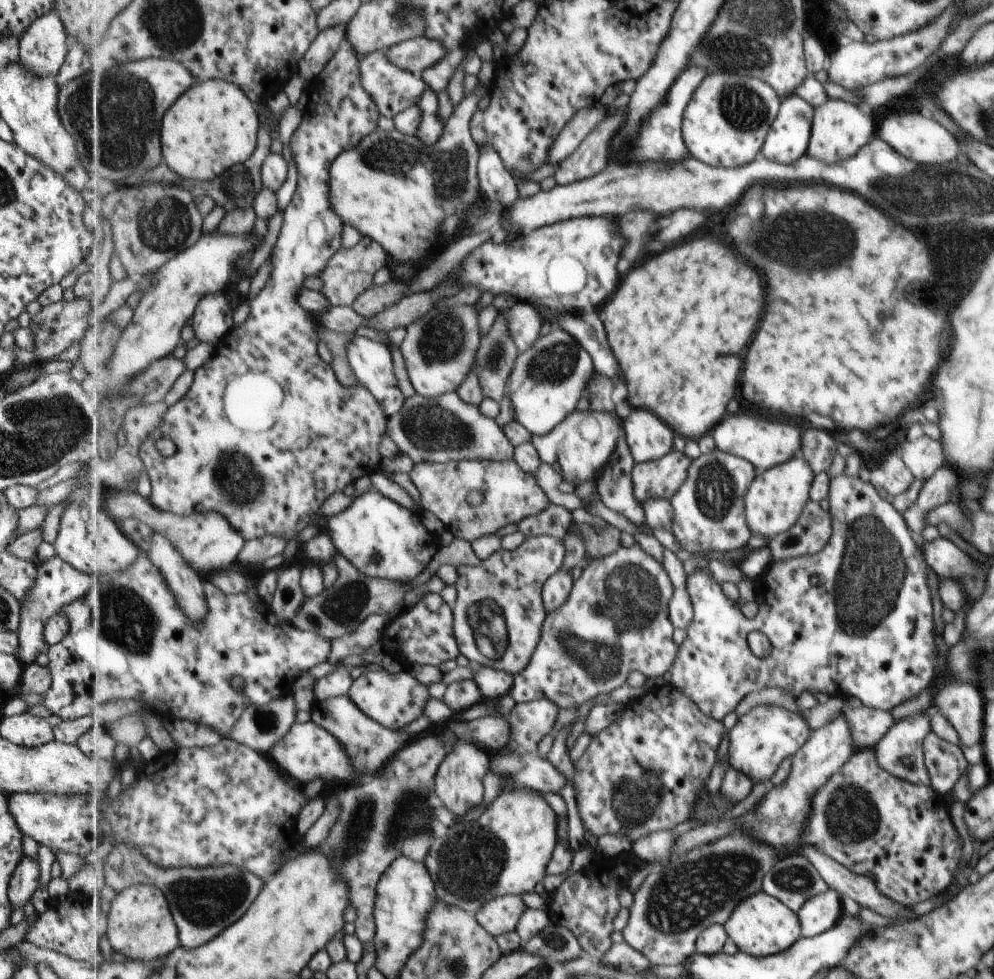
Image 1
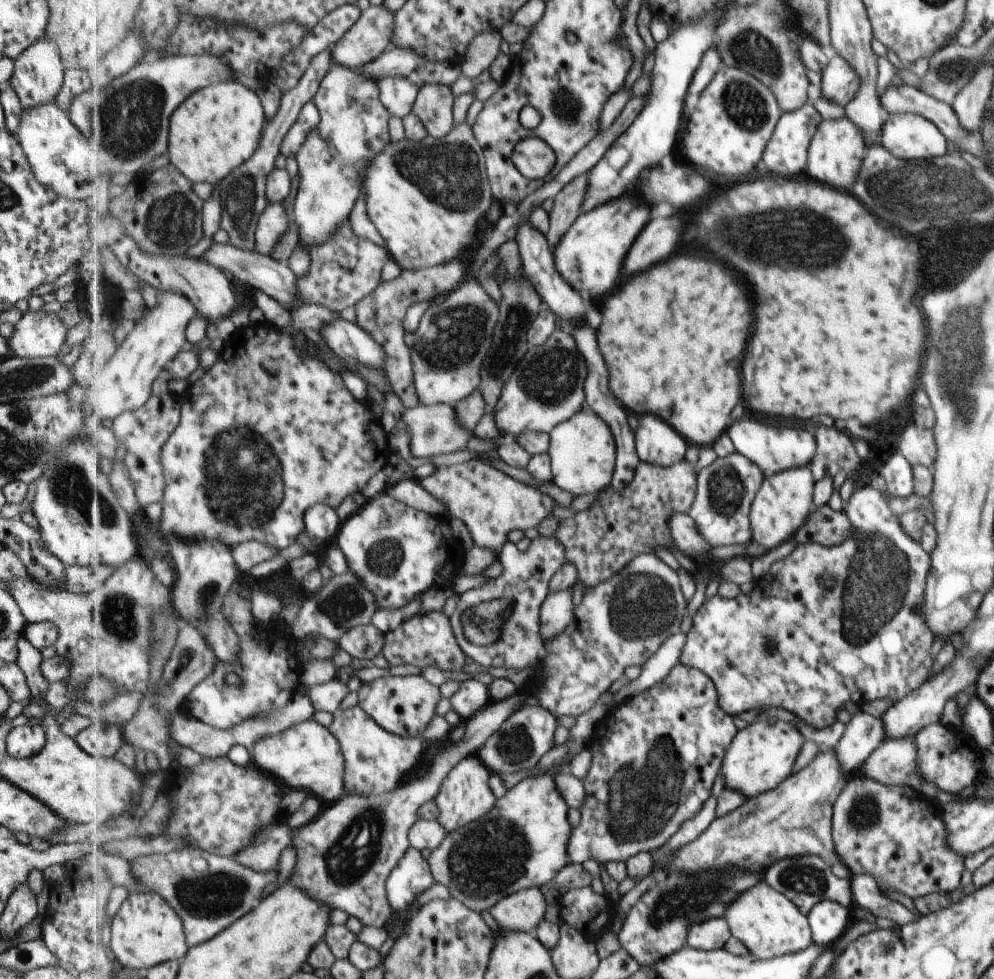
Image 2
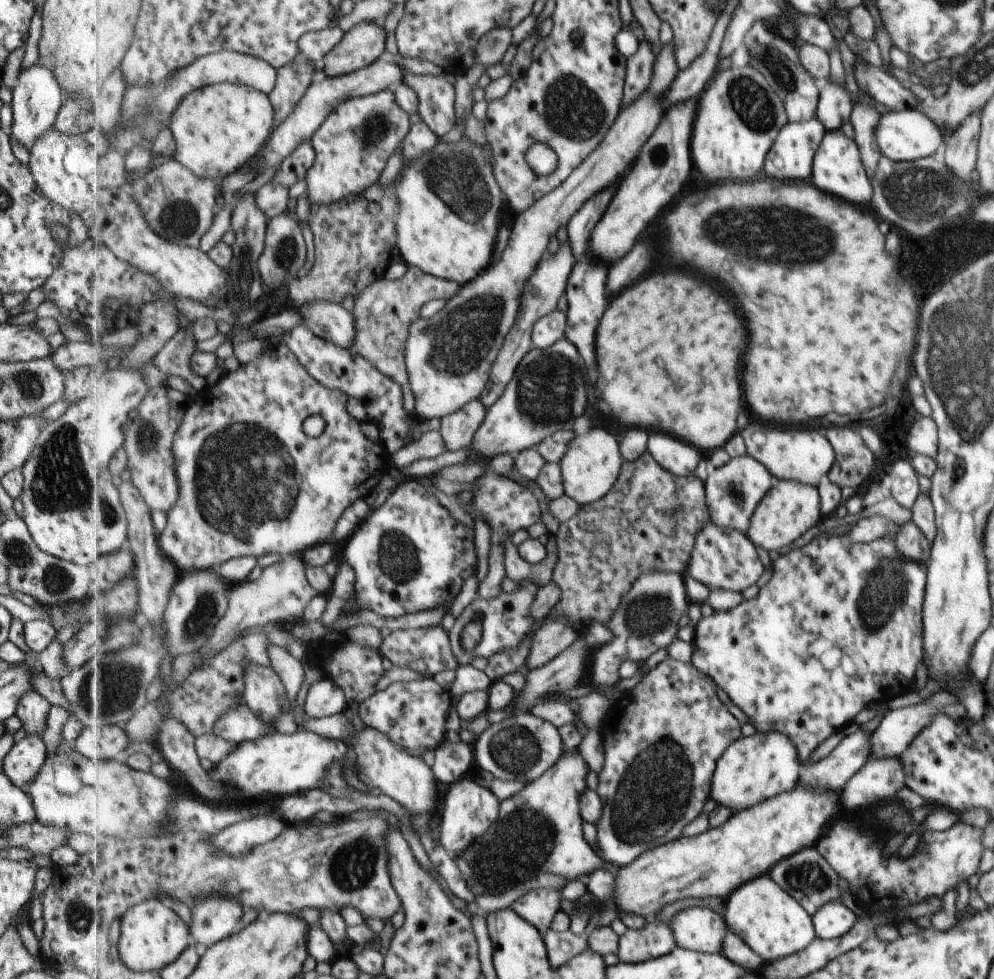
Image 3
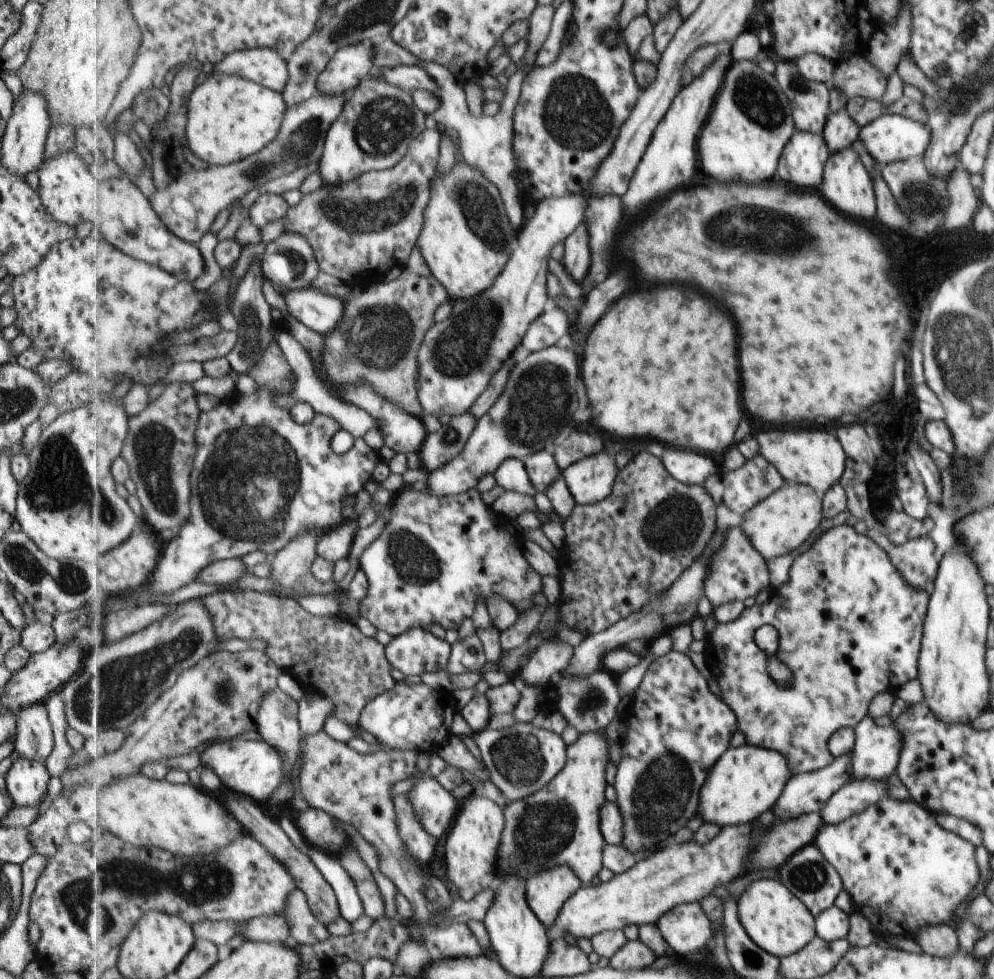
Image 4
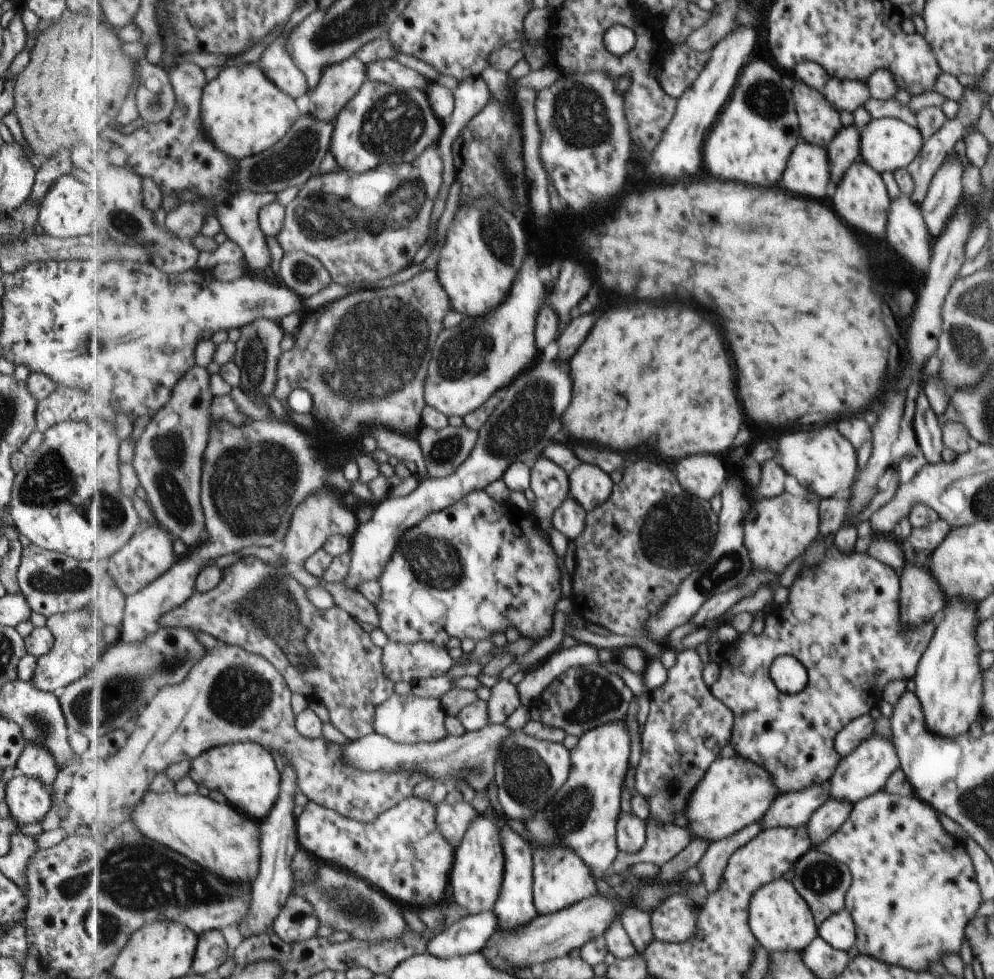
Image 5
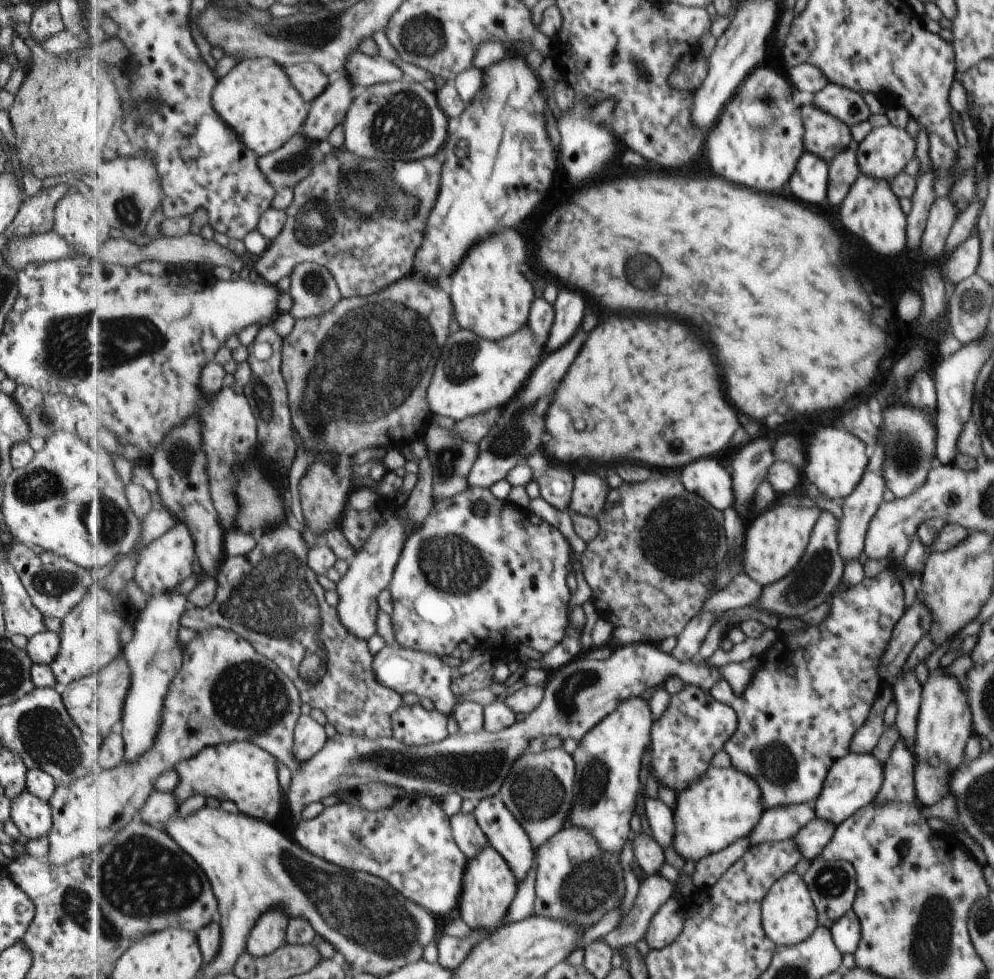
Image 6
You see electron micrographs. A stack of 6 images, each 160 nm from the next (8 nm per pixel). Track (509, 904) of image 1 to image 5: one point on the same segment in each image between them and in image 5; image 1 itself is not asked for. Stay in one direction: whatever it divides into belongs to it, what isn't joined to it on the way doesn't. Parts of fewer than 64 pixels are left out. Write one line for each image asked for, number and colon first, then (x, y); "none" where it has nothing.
2: (523, 911)
3: (539, 907)
4: (546, 892)
5: (562, 878)

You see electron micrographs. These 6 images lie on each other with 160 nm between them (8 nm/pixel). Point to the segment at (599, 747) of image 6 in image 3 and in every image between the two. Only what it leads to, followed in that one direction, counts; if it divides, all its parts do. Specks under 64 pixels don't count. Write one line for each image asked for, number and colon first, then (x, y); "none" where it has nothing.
3: (540, 829)
4: (560, 825)
5: (585, 815)

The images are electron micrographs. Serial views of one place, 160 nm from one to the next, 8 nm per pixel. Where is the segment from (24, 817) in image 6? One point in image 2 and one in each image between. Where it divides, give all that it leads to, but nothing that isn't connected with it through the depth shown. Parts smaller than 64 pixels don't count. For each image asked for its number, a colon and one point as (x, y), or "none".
2: (22, 741)
3: (21, 764)
4: (25, 782)
5: (27, 800)

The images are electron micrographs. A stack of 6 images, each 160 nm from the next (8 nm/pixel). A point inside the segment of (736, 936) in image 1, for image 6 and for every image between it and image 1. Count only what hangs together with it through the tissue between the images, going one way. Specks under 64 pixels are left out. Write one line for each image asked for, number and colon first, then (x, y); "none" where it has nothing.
2: (765, 922)
3: (769, 921)
4: (775, 920)
5: (781, 920)
6: (788, 915)

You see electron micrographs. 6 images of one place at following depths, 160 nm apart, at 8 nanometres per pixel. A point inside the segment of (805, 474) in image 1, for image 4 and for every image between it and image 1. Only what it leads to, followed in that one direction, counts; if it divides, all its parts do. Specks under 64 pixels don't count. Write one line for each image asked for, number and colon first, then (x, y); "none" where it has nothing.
2: (783, 504)
3: (790, 508)
4: (784, 522)

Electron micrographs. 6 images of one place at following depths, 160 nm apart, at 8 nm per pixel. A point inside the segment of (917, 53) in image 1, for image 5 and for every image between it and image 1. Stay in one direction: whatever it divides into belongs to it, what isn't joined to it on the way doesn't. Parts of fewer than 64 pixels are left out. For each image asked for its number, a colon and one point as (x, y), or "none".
2: (839, 82)
3: (833, 106)
4: (840, 130)
5: (843, 149)

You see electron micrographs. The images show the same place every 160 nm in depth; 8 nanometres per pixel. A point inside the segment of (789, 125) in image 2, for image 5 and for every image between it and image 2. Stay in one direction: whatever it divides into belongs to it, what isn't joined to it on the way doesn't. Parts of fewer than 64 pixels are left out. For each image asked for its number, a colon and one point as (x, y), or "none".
3: (790, 157)
4: (802, 160)
5: (806, 171)

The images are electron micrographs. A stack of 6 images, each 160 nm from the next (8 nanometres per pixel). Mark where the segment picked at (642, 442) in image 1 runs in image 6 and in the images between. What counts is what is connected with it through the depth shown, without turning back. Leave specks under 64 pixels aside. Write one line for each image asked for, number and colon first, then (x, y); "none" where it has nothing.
2: (657, 443)
3: (681, 459)
4: (692, 468)
5: (705, 475)
6: (706, 477)

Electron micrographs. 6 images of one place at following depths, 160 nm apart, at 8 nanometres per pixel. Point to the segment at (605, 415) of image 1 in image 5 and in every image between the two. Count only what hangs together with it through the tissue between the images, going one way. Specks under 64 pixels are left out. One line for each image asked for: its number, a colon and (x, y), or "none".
2: (584, 452)
3: (593, 464)
4: (591, 480)
5: (591, 486)

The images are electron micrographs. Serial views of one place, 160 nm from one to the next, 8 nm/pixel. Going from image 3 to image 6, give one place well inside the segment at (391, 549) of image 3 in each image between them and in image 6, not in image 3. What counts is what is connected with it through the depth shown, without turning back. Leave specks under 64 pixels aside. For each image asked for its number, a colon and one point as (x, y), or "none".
4: (436, 557)
5: (479, 567)
6: (462, 577)

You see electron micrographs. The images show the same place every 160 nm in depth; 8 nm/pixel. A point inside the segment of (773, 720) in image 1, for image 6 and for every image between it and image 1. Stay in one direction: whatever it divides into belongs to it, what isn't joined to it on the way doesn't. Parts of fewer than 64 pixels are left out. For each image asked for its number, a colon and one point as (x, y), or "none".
2: (762, 755)
3: (755, 768)
4: (747, 781)
5: (736, 792)
6: (724, 805)

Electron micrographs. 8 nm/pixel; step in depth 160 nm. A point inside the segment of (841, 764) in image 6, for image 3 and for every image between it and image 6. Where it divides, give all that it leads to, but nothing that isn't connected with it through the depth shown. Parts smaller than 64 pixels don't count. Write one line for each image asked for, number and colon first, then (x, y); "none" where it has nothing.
3: (898, 727)
4: (875, 753)
5: (864, 770)

